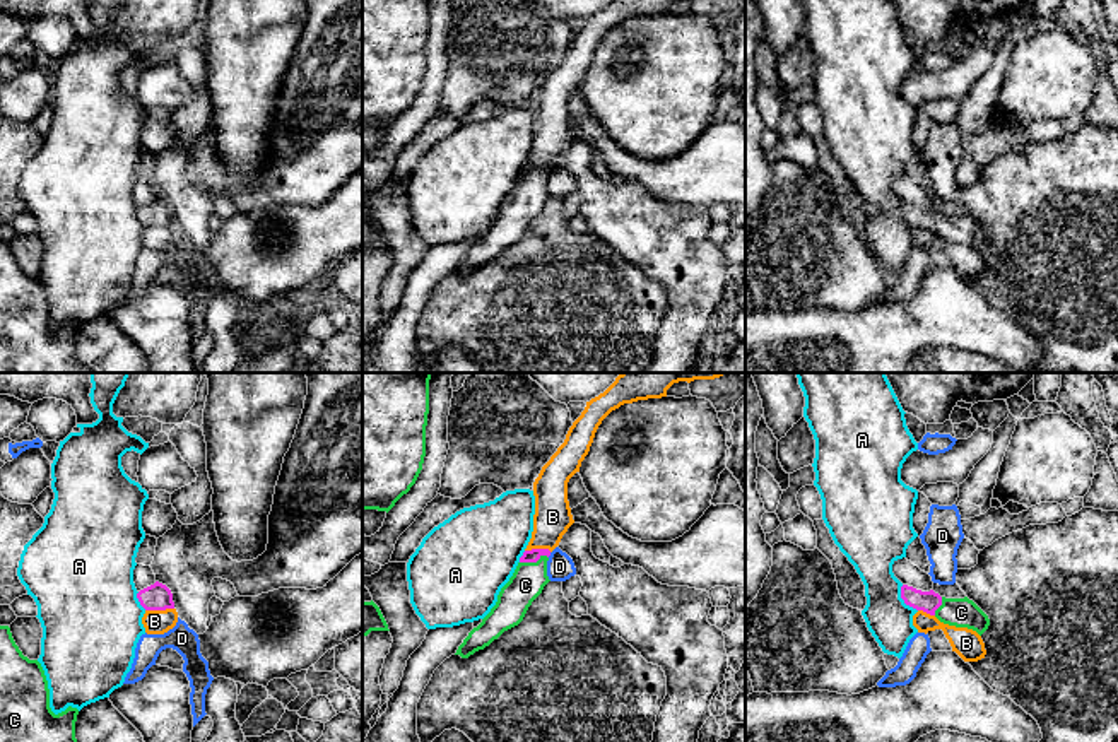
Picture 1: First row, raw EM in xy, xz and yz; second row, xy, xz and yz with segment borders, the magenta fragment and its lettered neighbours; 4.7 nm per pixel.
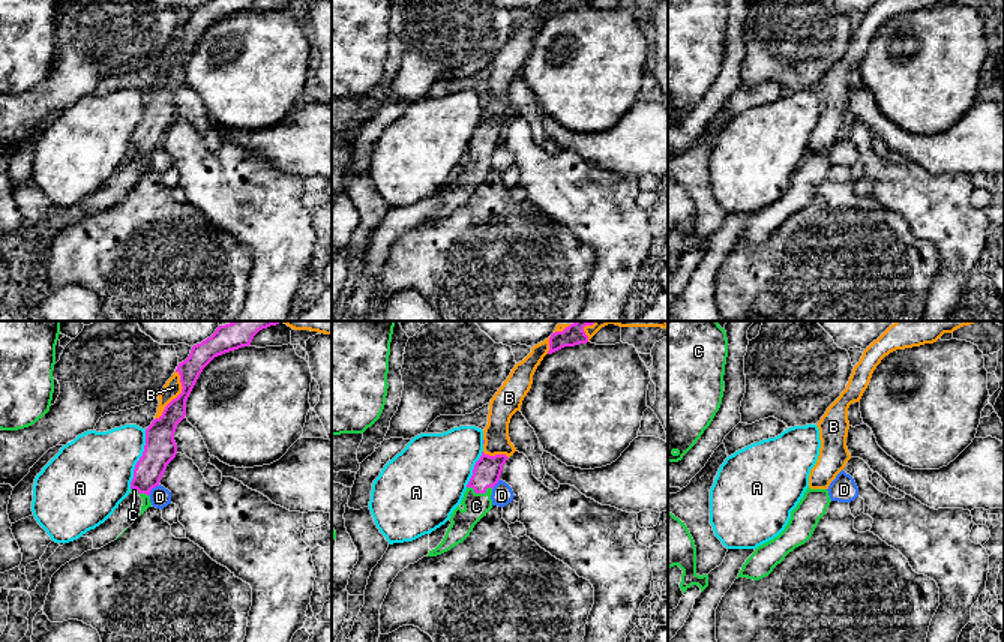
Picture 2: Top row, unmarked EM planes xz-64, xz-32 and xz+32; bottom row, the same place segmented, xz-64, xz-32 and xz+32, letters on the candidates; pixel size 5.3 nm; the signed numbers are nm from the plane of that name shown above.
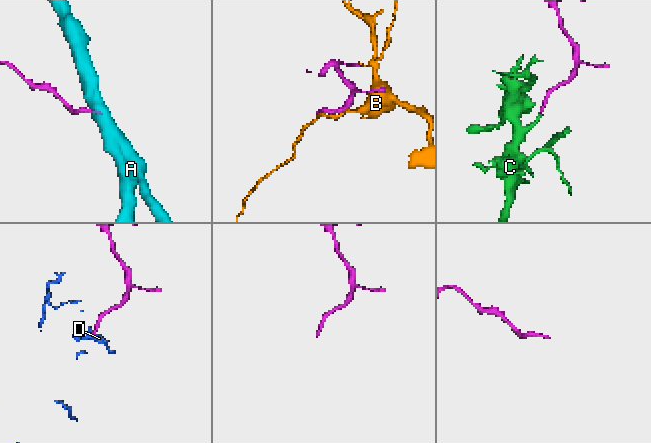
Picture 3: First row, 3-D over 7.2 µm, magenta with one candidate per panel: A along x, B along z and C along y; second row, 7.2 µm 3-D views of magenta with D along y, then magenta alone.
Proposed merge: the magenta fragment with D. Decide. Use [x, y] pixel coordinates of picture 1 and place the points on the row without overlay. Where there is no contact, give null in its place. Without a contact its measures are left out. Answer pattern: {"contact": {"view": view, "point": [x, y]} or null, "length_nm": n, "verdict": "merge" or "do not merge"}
{"contact": {"view": "xz", "point": [549, 171]}, "length_nm": 30, "verdict": "do not merge"}

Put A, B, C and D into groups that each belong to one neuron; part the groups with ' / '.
A / B / C / D

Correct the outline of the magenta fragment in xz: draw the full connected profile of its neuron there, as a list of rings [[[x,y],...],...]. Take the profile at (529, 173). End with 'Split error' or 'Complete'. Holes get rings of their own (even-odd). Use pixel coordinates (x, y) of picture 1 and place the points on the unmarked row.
[[[532,166],[523,169],[513,193],[501,205],[496,222],[482,239],[468,250],[455,272],[468,275],[523,238],[532,219],[550,198],[547,193],[549,173],[549,166]]]. Split error

